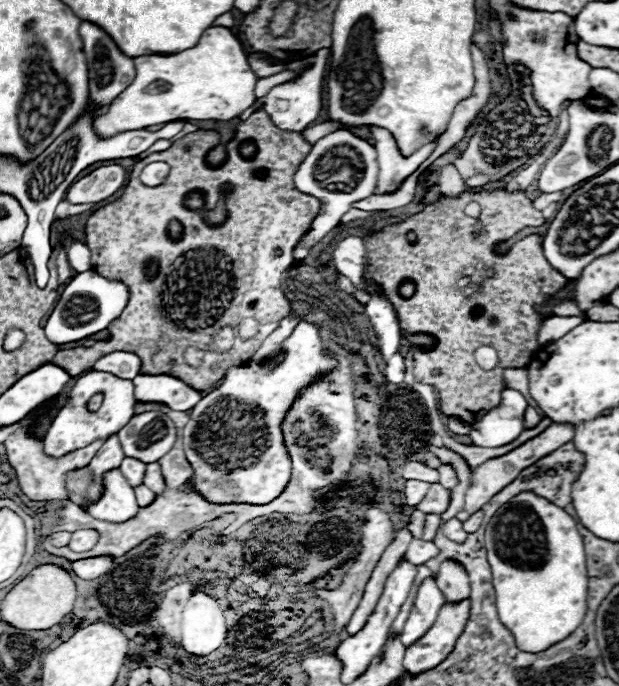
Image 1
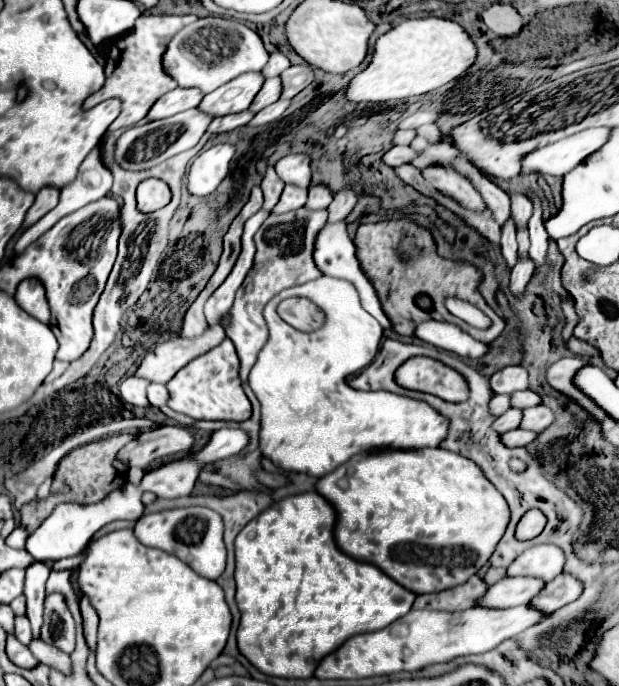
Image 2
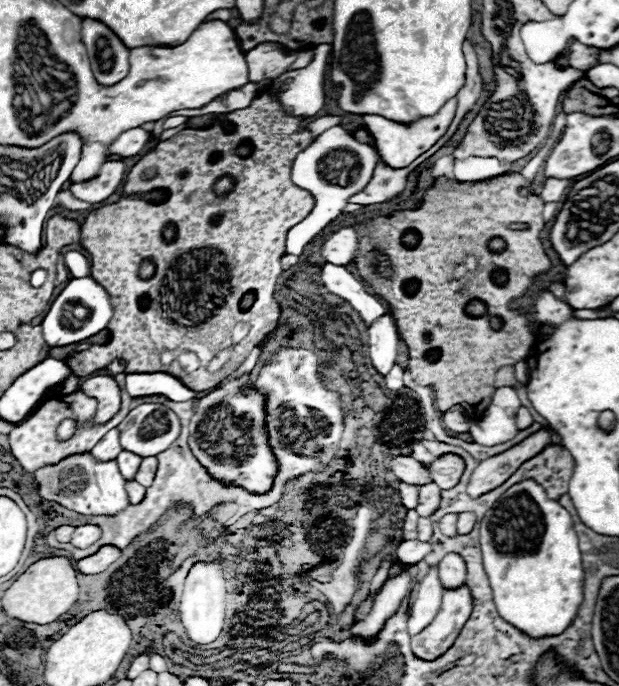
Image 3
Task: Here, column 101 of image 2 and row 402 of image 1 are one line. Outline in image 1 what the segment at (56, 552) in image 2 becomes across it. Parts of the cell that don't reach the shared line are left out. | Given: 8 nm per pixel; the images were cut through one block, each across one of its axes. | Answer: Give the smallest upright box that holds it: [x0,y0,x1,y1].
[470,388,528,448]

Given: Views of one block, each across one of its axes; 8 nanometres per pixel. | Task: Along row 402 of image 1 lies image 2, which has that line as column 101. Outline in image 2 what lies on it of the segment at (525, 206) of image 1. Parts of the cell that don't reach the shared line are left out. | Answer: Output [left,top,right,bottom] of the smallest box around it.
[20,434,134,532]

